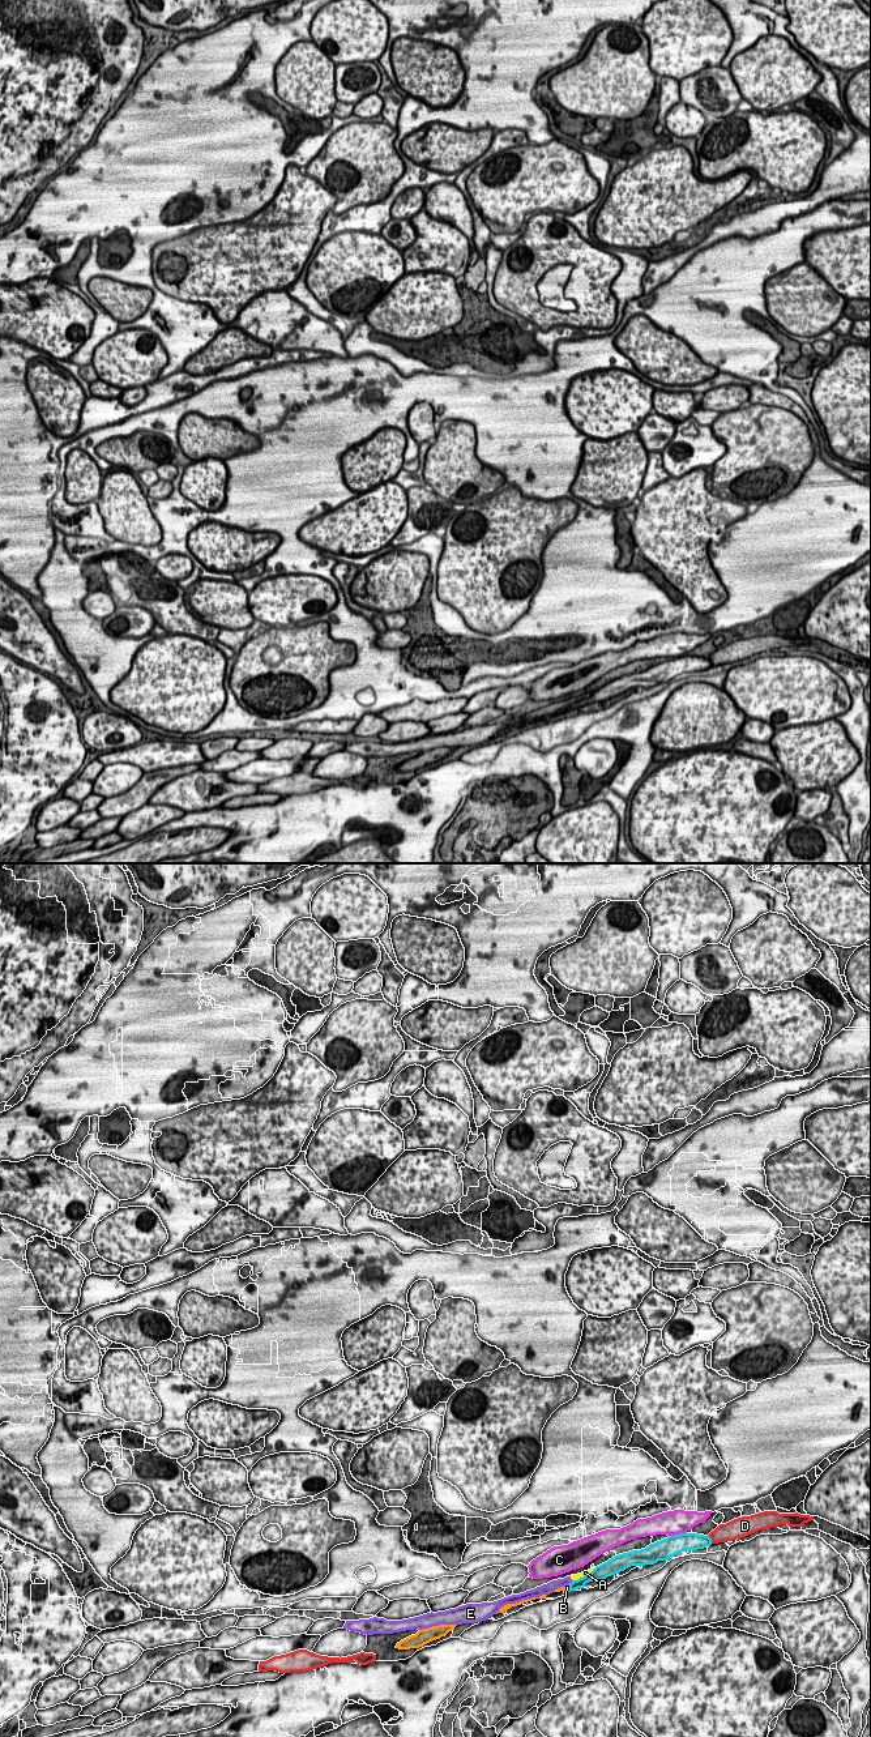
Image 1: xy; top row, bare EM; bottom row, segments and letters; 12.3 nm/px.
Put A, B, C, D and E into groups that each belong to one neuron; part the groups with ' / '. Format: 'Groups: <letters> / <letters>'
Groups: A E / B / C / D

